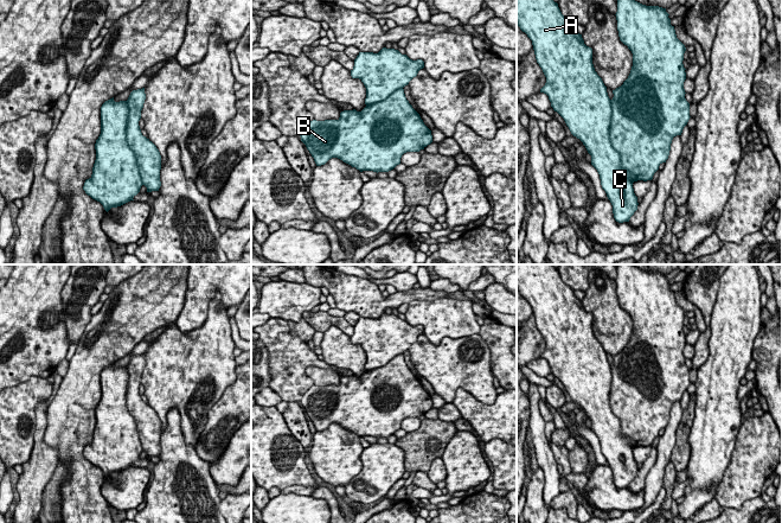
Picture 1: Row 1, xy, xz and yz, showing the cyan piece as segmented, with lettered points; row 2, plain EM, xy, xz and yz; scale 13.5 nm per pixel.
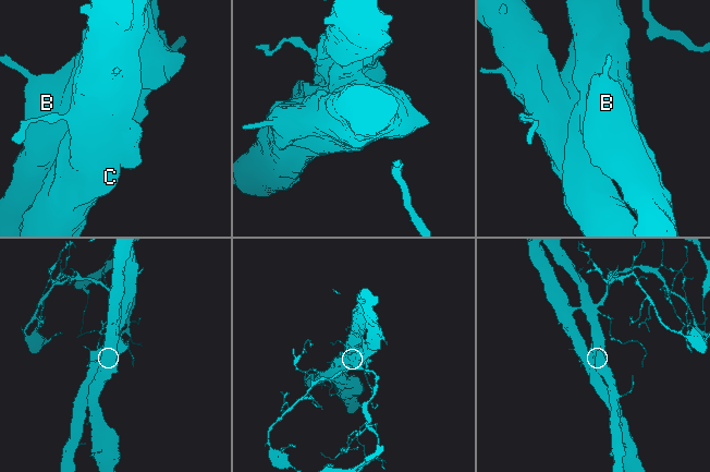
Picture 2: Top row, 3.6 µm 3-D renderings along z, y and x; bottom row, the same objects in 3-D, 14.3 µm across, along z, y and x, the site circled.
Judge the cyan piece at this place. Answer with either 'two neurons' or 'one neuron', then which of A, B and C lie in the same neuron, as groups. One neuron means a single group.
two neurons | A C / B

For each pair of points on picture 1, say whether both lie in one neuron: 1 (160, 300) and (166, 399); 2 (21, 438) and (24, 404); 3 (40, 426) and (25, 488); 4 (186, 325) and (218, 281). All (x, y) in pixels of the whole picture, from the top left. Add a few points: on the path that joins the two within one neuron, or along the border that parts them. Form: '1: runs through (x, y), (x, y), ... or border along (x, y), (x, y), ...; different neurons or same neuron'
1: border along (174, 321), (164, 326); different neurons
2: runs through (21, 429), (21, 413); same neuron
3: runs through (39, 441), (39, 469), (37, 472); same neuron
4: runs through (193, 314), (197, 303), (207, 292); same neuron

